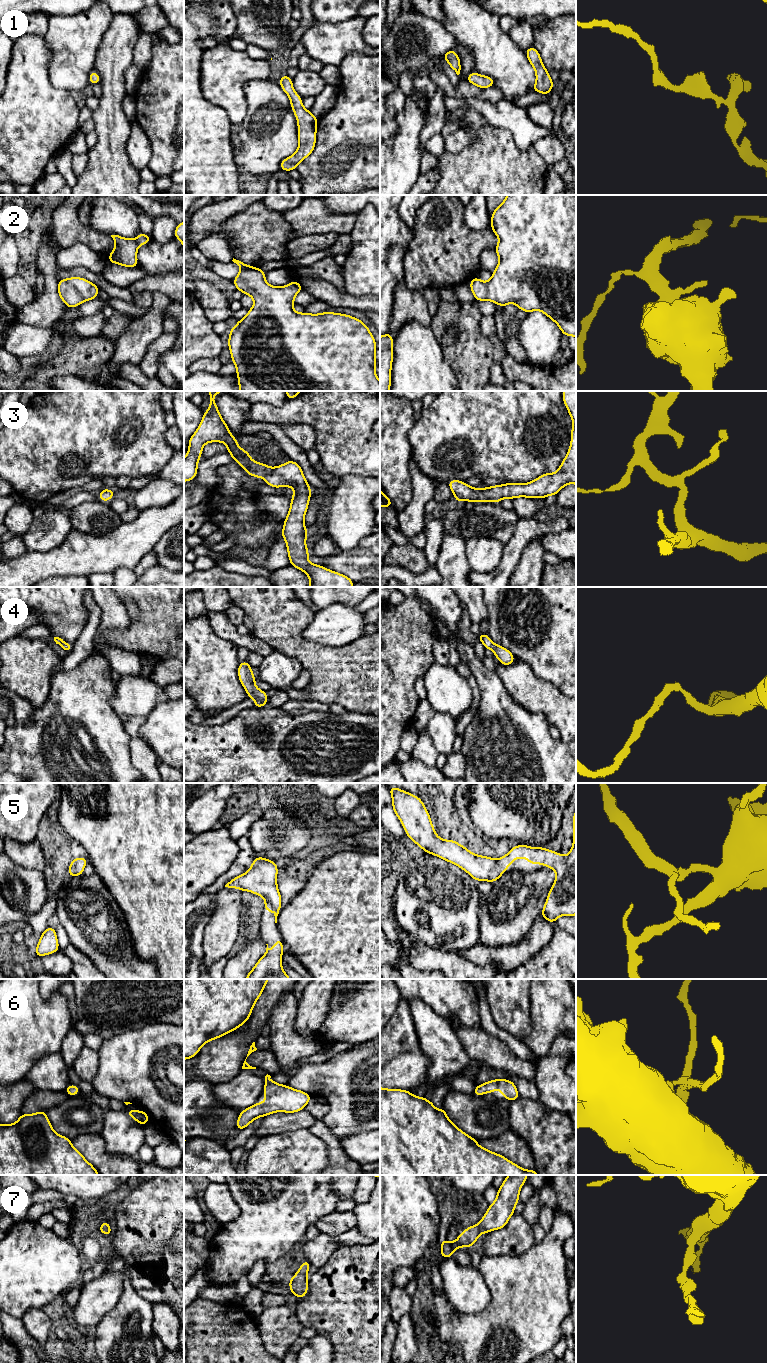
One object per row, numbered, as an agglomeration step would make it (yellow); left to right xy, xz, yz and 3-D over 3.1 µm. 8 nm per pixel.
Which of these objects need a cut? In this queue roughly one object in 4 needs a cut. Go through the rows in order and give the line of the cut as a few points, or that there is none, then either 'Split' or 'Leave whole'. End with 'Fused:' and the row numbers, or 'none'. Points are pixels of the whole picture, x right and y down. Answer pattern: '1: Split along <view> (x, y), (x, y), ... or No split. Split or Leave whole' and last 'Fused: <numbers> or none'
1: No split. Leave whole
2: No split. Leave whole
3: No split. Leave whole
4: No split. Leave whole
5: No split. Leave whole
6: No split. Leave whole
7: No split. Leave whole
Fused: none

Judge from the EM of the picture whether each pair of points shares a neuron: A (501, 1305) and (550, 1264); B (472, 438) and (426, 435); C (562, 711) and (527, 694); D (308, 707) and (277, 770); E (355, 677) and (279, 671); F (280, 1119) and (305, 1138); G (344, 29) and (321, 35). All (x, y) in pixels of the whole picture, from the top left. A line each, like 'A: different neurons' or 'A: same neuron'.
A: same neuron
B: same neuron
C: same neuron
D: different neurons
E: different neurons
F: different neurons
G: same neuron

